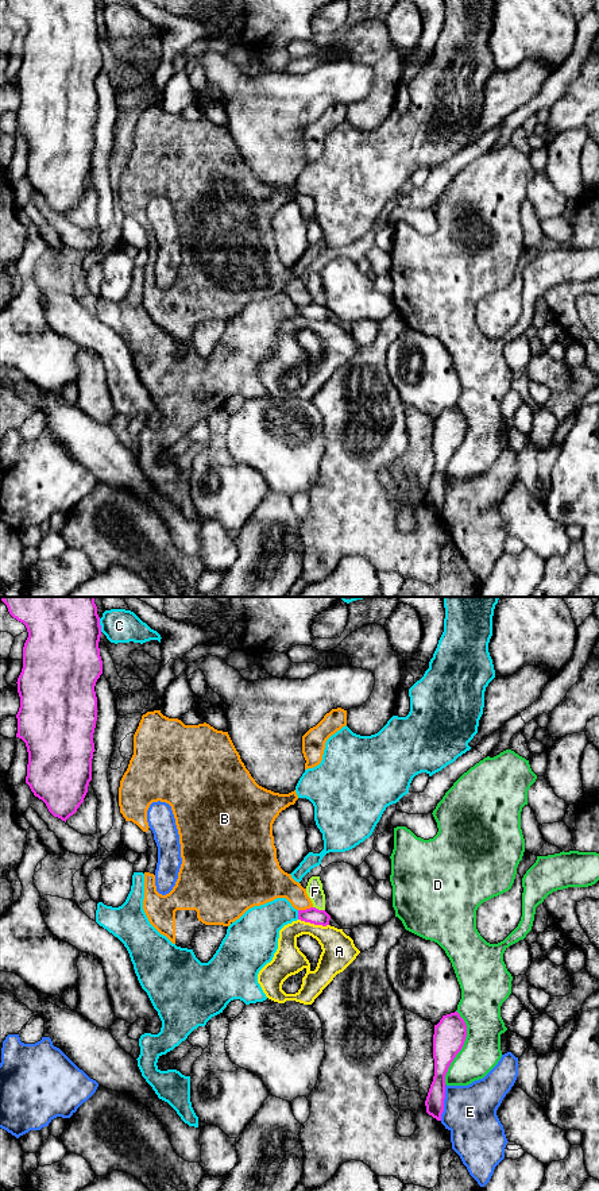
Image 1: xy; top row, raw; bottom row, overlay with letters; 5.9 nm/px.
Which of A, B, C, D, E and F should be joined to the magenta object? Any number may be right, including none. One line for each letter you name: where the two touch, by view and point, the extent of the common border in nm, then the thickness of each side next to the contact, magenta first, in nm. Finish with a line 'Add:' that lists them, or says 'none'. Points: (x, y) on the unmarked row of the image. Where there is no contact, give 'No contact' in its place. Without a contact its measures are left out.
Add: none

